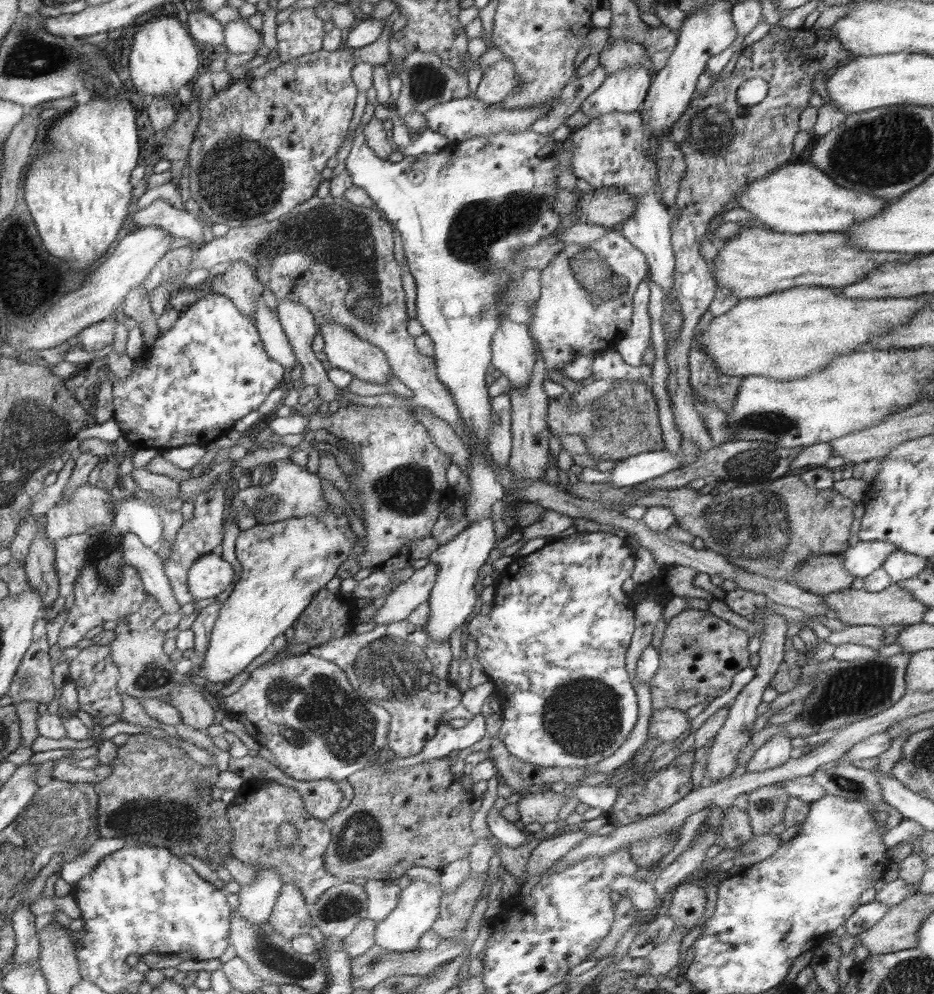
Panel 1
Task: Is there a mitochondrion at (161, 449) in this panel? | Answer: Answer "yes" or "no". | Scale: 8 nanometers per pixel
no

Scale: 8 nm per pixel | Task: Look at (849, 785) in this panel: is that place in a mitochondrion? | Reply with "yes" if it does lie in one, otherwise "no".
yes

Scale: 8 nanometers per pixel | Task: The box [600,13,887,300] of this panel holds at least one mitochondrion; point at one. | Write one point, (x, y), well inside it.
(708, 132)

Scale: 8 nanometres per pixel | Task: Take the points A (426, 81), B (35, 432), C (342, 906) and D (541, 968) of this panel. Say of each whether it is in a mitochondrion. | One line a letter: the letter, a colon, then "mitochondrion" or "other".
A: mitochondrion
B: mitochondrion
C: mitochondrion
D: other

